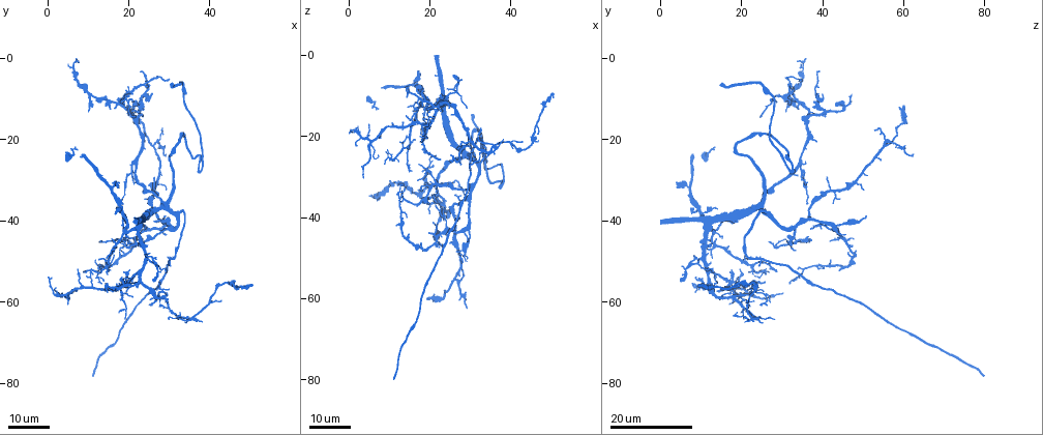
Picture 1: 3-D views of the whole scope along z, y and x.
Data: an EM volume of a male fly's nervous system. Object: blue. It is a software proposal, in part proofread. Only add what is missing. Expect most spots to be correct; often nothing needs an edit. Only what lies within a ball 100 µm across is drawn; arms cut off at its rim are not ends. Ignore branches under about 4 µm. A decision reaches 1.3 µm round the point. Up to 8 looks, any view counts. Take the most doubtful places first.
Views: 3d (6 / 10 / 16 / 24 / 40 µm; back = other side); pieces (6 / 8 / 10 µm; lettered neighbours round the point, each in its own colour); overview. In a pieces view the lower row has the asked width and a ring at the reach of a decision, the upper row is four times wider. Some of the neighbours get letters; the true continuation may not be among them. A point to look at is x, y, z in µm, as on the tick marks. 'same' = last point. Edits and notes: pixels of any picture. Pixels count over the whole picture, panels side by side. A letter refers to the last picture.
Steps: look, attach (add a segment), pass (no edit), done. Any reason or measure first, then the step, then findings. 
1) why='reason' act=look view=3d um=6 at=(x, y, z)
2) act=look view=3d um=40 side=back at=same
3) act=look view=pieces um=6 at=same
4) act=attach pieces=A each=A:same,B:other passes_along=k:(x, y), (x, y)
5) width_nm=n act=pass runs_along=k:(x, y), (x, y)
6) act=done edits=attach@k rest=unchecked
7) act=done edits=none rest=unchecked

why='thin end' act=look view=3d um=24 at=(22.0, 55.0, 26.0)

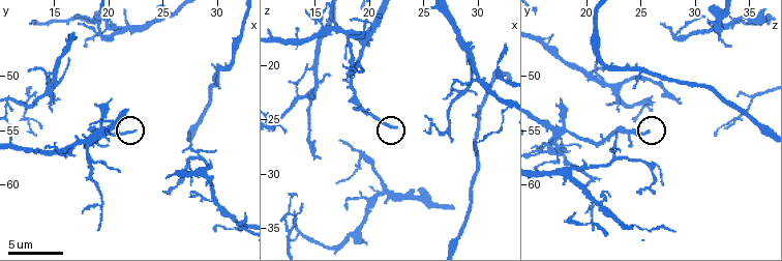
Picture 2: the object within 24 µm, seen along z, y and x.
act=look view=pieces um=6 at=(22.6, 55.2, 25.6)

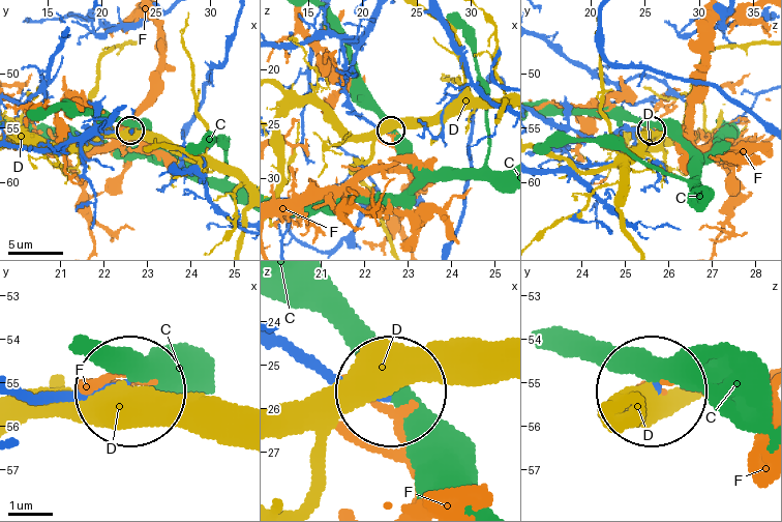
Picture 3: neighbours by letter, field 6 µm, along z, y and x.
act=pass each=C:other,D:other,F:other runs_along=3:(288, 341), (384, 397) found='no lettered segment goes on from it'

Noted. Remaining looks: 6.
why='thin end' act=look view=3d um=16 at=(29.0, 24.0, 62.5)

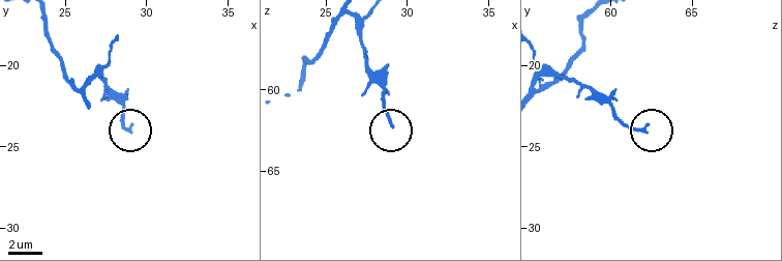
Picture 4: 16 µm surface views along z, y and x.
act=look view=pieces um=6 at=(28.9, 24.0, 62.0)

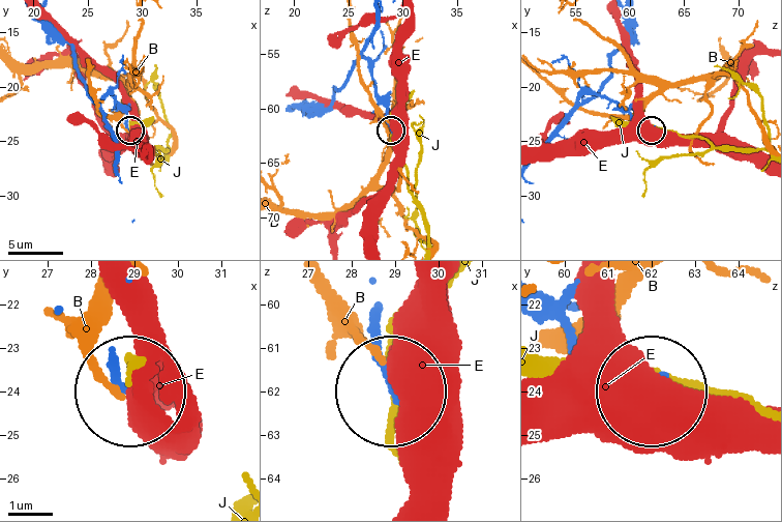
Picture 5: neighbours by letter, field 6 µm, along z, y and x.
act=pass each=B:other,E:other,J:other found='none of them fits'

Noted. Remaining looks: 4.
why='tapers out' act=look view=pieces um=8 at=(17.8, 47.2, 33.4)

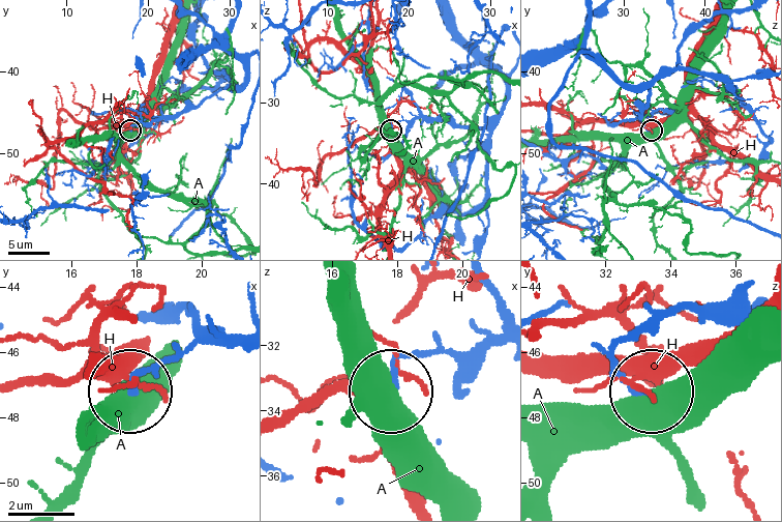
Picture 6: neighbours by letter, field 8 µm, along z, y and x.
act=pass each=A:other,H:other runs_along=6:(503, 341), (411, 355), (397, 367), (394, 388) found='no lettered segment goes on from it'

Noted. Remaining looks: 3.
why='an open end' act=look view=3d um=24 at=(20.5, 44.0, 15.0)

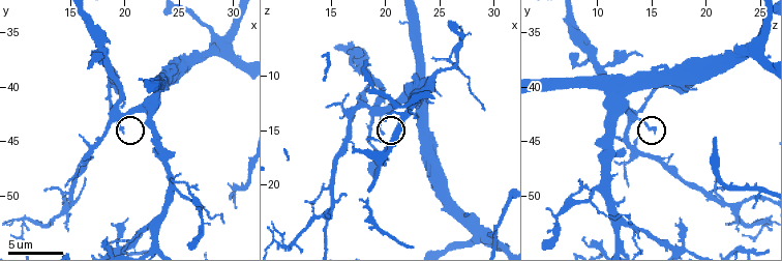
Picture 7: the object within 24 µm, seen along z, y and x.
act=look view=pieces um=10 at=(19.8, 44.4, 15.0)

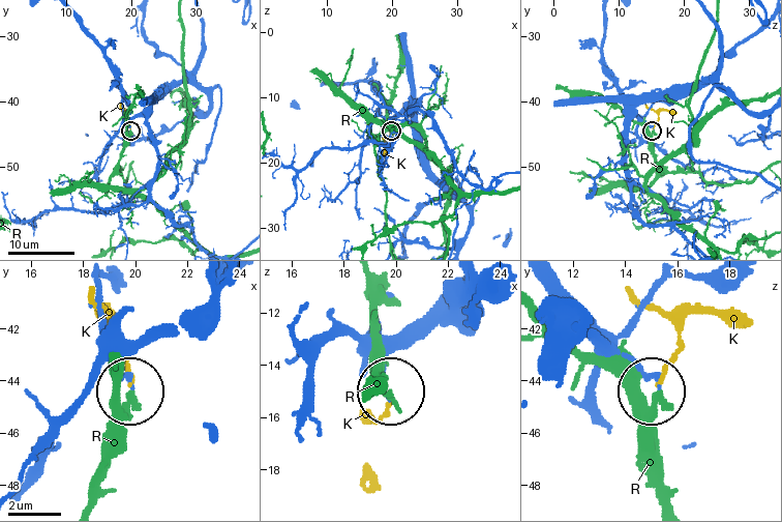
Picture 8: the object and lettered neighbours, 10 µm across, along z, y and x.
act=pass each=K:other,R:other found='no lettered segment goes on from it'

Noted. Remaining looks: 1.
act=done edits=none rest=unchecked

